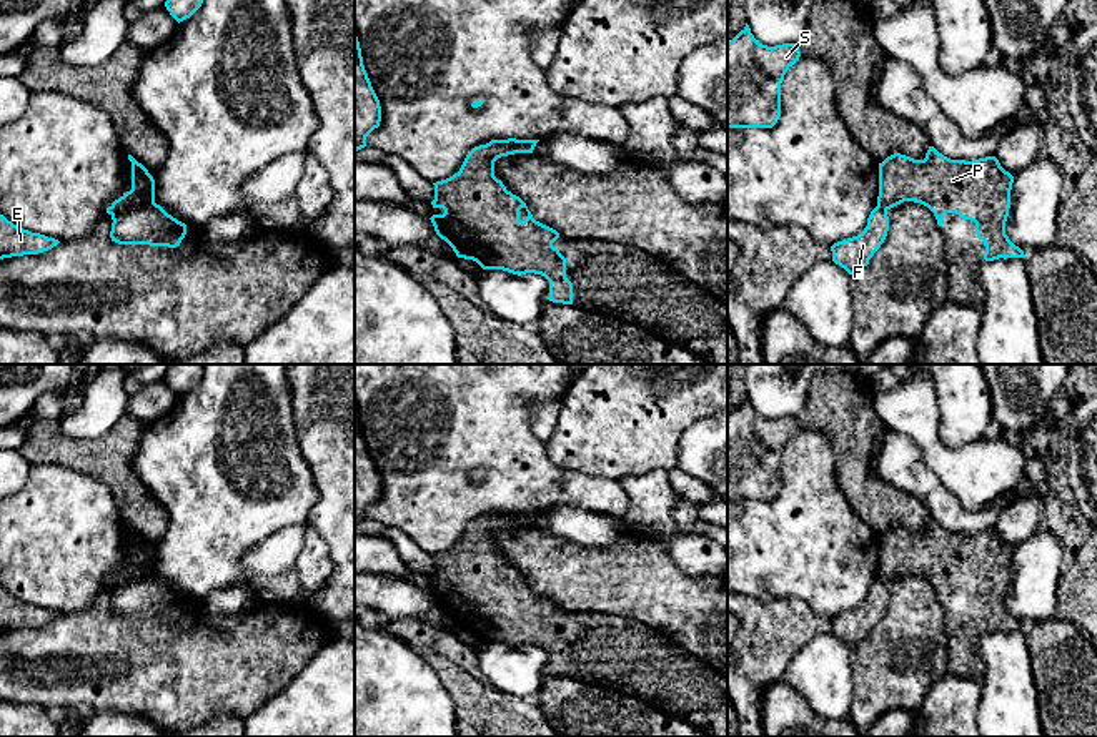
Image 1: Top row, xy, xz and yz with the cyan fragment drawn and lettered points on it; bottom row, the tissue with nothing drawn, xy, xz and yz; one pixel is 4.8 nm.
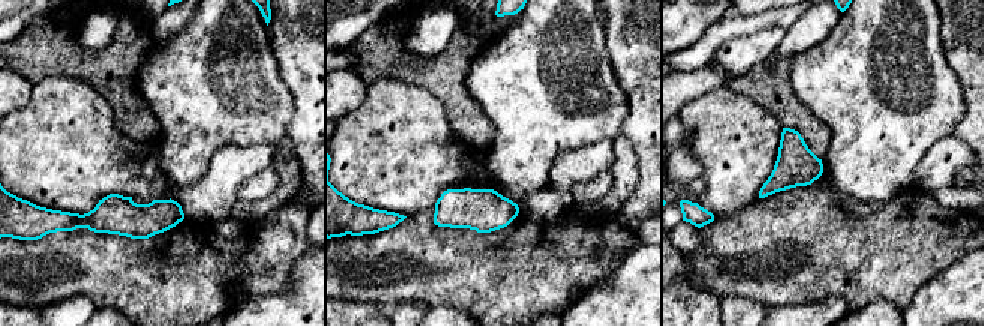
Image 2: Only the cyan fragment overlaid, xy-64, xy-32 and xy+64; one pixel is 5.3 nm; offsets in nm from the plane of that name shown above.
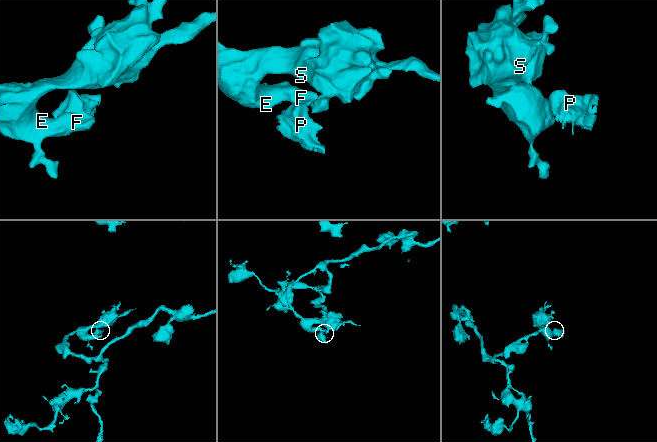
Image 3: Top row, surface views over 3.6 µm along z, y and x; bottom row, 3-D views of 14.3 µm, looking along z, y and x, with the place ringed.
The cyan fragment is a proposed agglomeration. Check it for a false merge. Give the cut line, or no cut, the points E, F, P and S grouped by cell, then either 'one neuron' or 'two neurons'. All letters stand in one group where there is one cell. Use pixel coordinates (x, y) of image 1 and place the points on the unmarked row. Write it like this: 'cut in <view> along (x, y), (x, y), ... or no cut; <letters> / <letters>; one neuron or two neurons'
cut in xy along (153, 574), (130, 583), (117, 583), (112, 588); E F S / P; two neurons

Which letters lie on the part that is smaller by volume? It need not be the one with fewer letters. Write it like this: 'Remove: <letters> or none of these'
Remove: P

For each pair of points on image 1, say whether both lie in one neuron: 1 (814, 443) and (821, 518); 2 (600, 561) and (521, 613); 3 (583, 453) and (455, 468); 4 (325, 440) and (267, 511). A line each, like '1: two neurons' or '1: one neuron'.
1: one neuron
2: two neurons
3: two neurons
4: two neurons

